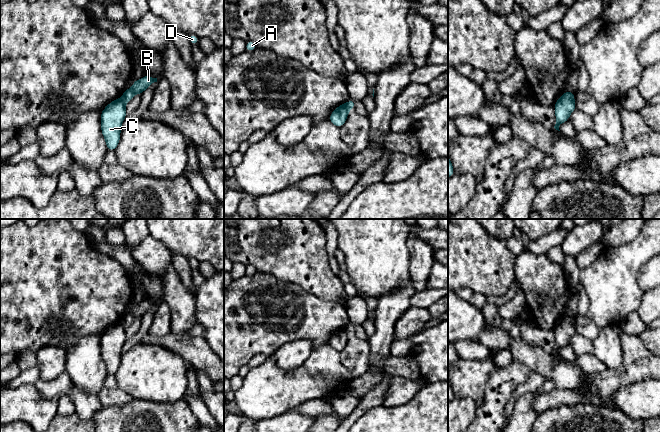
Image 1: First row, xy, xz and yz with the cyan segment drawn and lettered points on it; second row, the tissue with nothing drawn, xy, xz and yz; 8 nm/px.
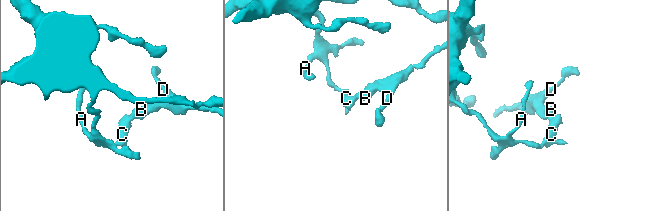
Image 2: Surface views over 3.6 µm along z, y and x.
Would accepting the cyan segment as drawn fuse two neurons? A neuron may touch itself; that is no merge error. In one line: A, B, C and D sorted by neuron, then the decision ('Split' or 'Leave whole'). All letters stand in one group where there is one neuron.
Groups: A C / B D. Split

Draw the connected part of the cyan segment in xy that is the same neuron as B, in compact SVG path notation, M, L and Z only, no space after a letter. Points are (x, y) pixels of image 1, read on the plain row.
M149 298L139 304L133 304L133 311L127 312L122 319L123 327L129 327L136 317L142 319L144 314L154 306L157 306L157 302L152 302Z

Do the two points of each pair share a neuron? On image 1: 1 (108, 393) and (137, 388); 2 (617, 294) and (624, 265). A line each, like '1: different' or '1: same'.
1: different
2: same

